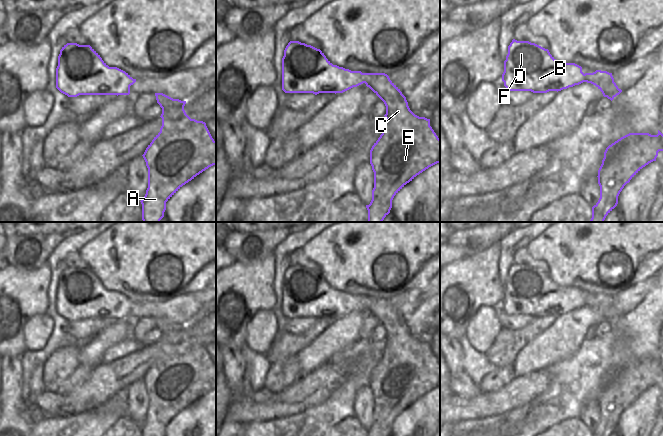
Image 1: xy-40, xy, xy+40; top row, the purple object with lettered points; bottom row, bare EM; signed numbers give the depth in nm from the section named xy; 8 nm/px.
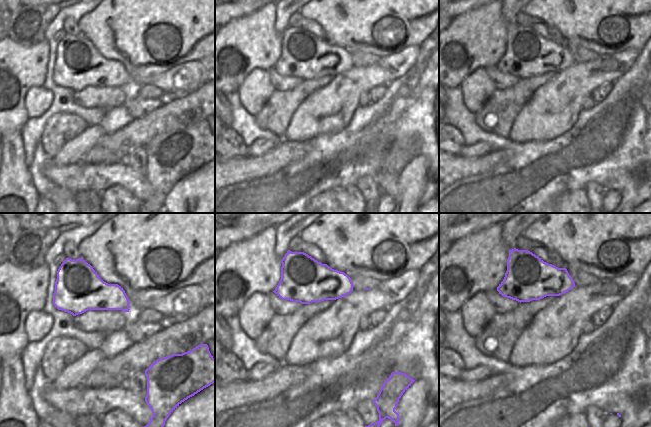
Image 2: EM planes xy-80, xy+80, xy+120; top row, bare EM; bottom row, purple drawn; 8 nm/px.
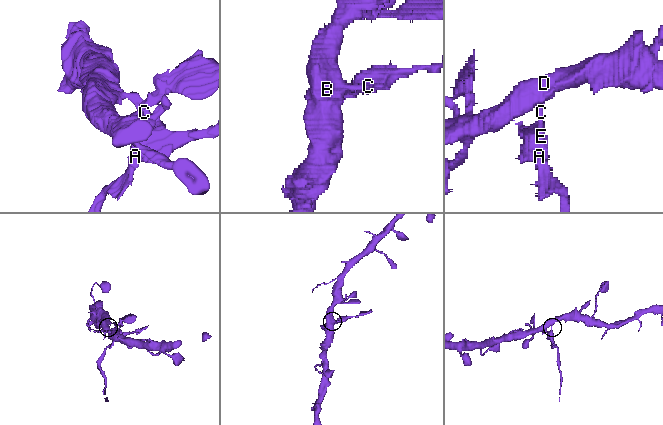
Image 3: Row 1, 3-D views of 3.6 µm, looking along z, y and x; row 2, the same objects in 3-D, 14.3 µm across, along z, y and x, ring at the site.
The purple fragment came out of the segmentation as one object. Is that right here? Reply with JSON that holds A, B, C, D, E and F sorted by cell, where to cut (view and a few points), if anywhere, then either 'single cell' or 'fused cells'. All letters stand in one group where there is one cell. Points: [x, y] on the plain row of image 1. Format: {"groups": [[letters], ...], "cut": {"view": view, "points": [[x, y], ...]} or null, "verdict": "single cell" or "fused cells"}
{"groups": [["A", "C", "E"], ["B", "D", "F"]], "cut": {"view": "xy", "points": [[361, 297], [364, 306]]}, "verdict": "fused cells"}

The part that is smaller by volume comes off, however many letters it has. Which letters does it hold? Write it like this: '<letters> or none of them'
A, C, E

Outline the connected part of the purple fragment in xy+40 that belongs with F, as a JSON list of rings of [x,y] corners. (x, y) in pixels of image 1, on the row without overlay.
[[[512,264],[502,298],[509,315],[547,317],[561,315],[587,305],[582,291],[557,285],[549,276],[529,265]]]

